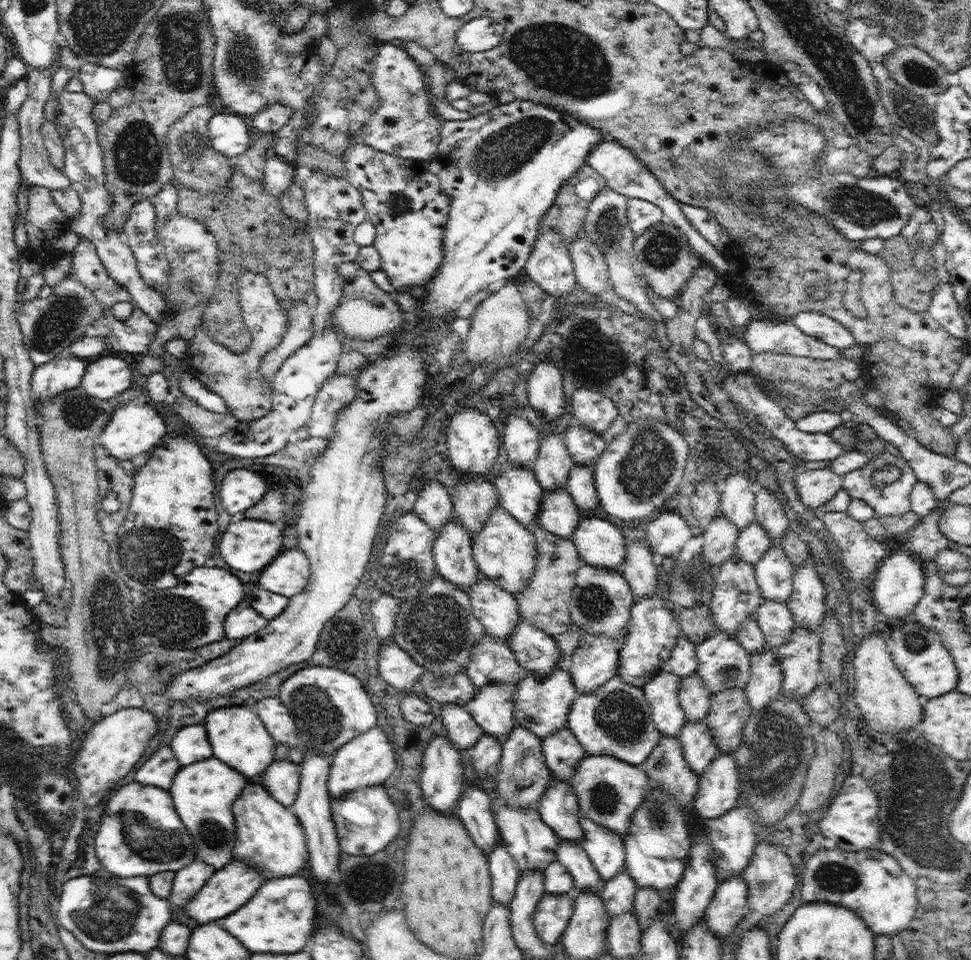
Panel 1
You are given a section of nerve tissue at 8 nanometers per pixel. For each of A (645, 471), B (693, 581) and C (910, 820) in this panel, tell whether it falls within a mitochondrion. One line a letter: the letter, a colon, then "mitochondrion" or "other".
A: mitochondrion
B: mitochondrion
C: mitochondrion

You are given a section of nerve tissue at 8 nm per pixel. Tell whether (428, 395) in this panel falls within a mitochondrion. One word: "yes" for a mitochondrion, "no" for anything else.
no

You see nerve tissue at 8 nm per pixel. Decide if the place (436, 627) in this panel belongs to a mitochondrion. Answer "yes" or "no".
yes

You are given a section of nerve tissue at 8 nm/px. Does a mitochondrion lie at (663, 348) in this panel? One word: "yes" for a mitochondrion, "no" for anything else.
no

